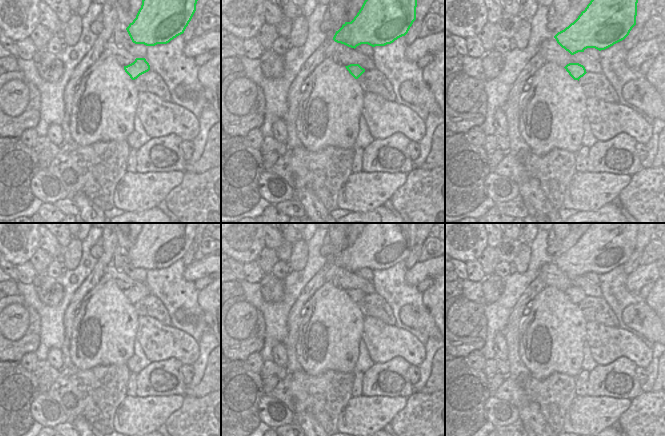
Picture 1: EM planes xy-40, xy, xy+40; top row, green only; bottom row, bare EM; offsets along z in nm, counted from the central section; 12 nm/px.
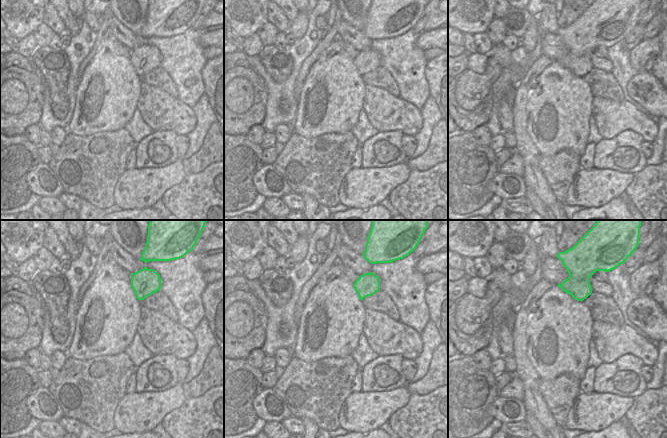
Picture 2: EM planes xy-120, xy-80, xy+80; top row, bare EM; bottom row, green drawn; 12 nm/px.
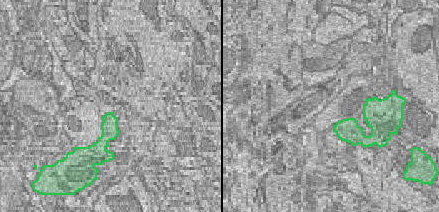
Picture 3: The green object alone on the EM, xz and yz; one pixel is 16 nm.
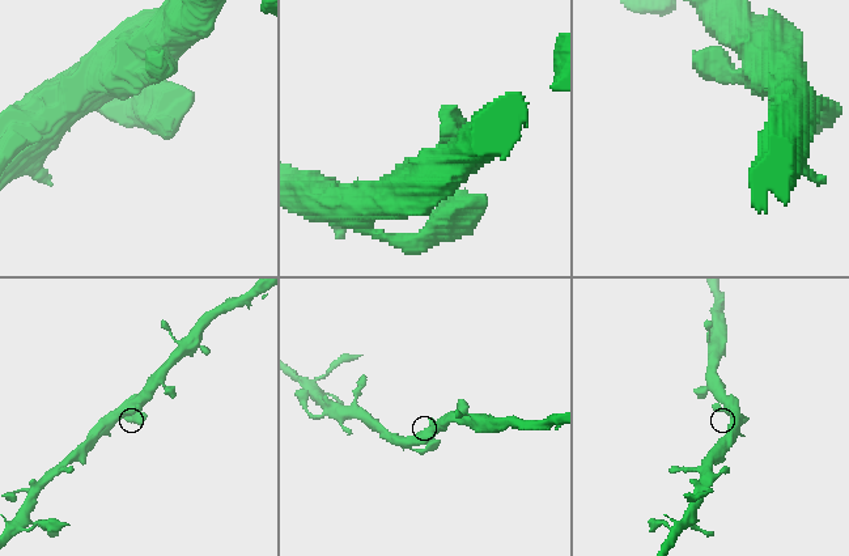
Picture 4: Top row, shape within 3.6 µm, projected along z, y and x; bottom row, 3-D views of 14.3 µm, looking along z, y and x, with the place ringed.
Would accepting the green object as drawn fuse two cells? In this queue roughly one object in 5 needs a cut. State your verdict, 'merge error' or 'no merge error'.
no merge error

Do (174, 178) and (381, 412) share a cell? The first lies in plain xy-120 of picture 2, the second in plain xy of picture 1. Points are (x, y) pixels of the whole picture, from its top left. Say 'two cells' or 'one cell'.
one cell

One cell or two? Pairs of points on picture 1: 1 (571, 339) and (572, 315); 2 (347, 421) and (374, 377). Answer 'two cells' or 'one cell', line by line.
1: one cell
2: two cells

